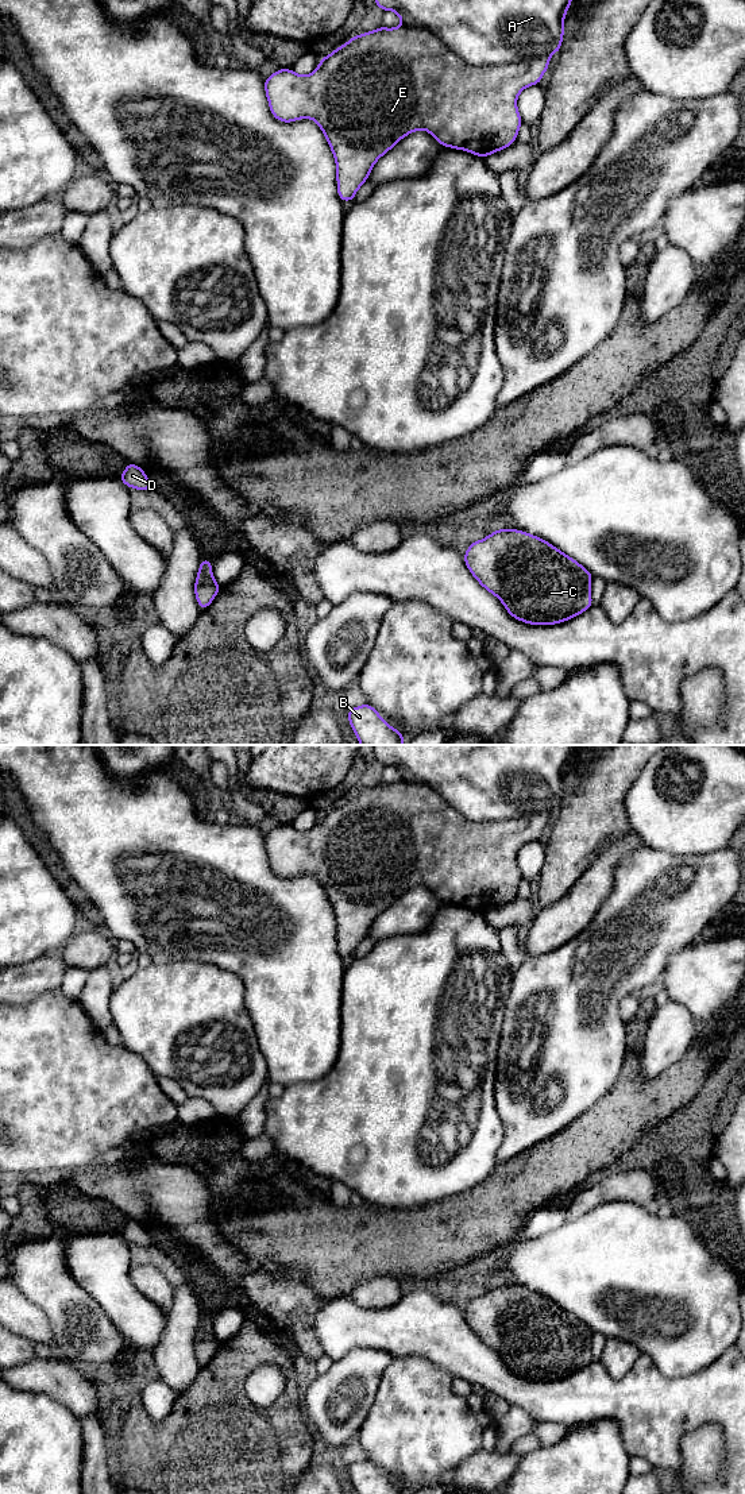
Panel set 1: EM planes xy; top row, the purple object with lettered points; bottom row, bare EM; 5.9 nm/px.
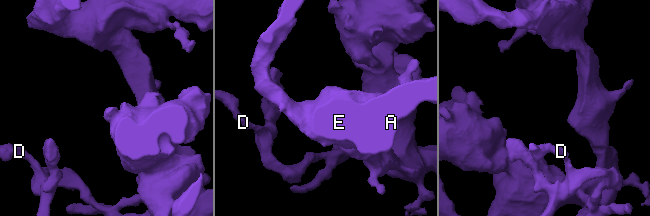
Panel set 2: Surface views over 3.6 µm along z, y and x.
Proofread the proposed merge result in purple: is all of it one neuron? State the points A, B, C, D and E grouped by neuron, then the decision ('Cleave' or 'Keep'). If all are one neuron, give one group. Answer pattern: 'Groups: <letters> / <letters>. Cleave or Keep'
Groups: A B / C D E. Cleave

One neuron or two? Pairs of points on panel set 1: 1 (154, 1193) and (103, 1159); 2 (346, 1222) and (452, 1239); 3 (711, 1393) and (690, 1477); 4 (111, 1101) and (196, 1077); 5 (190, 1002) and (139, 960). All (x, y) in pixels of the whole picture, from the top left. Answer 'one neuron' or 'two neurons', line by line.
1: two neurons
2: one neuron
3: two neurons
4: two neurons
5: two neurons

